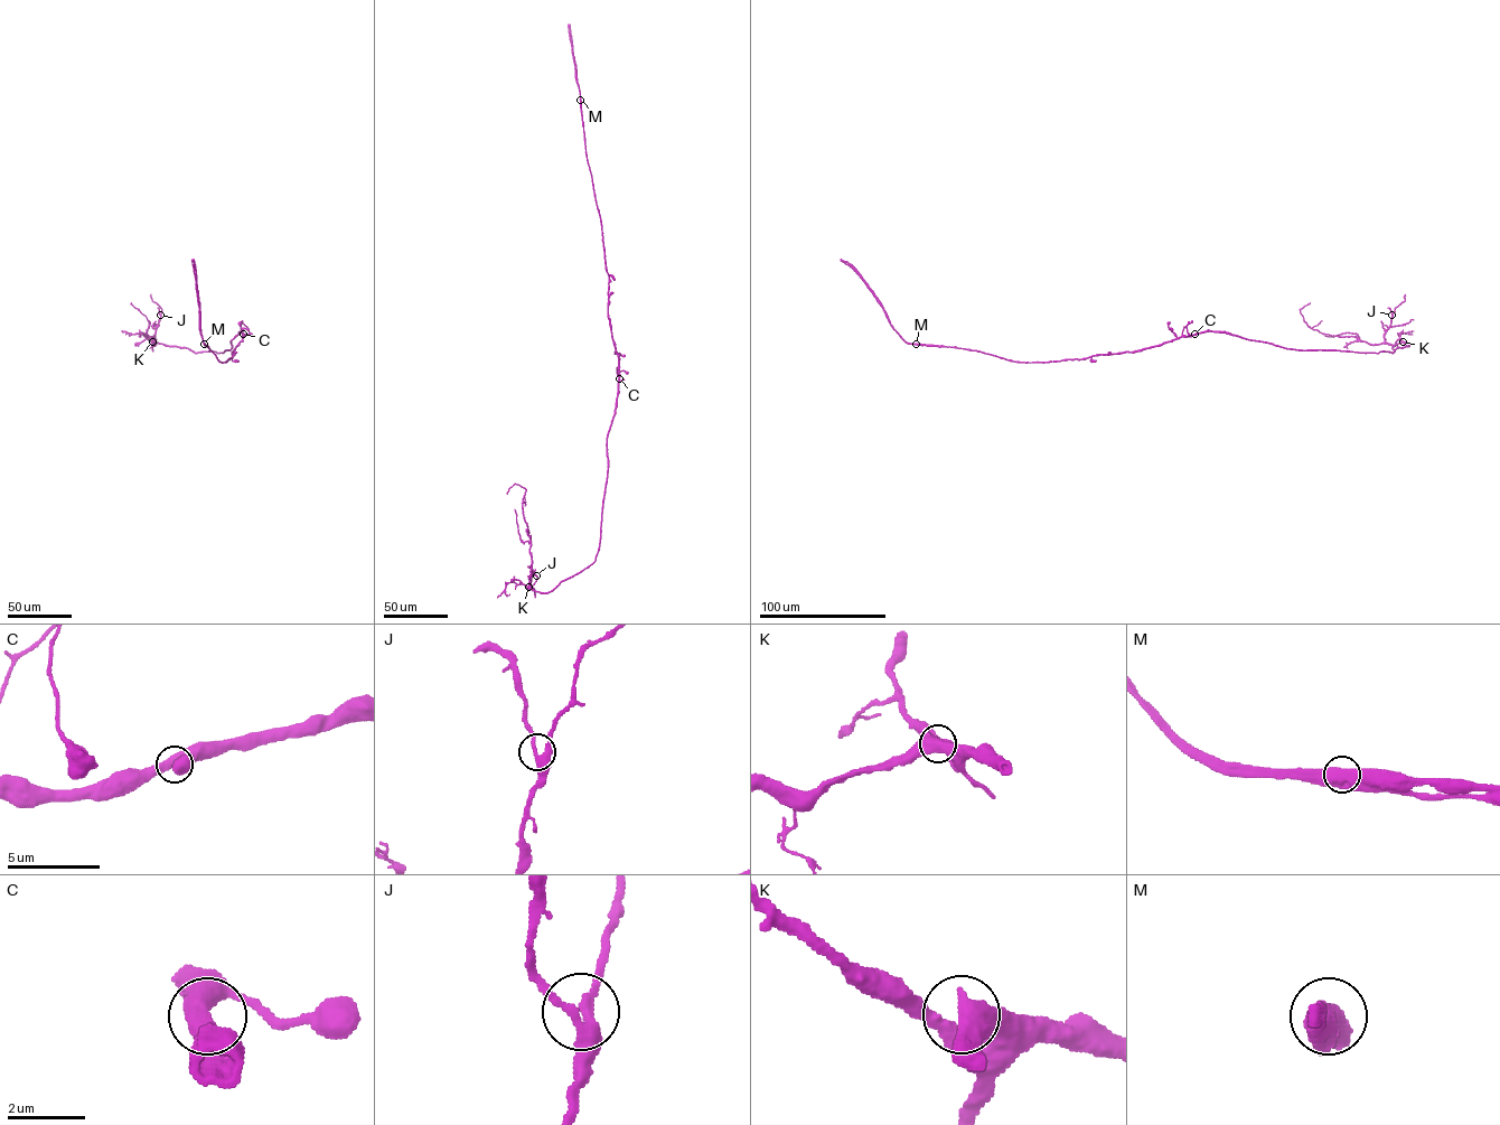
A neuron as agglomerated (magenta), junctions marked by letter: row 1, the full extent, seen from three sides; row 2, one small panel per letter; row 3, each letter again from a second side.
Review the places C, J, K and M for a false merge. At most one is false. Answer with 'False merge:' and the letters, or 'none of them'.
False merge: M

